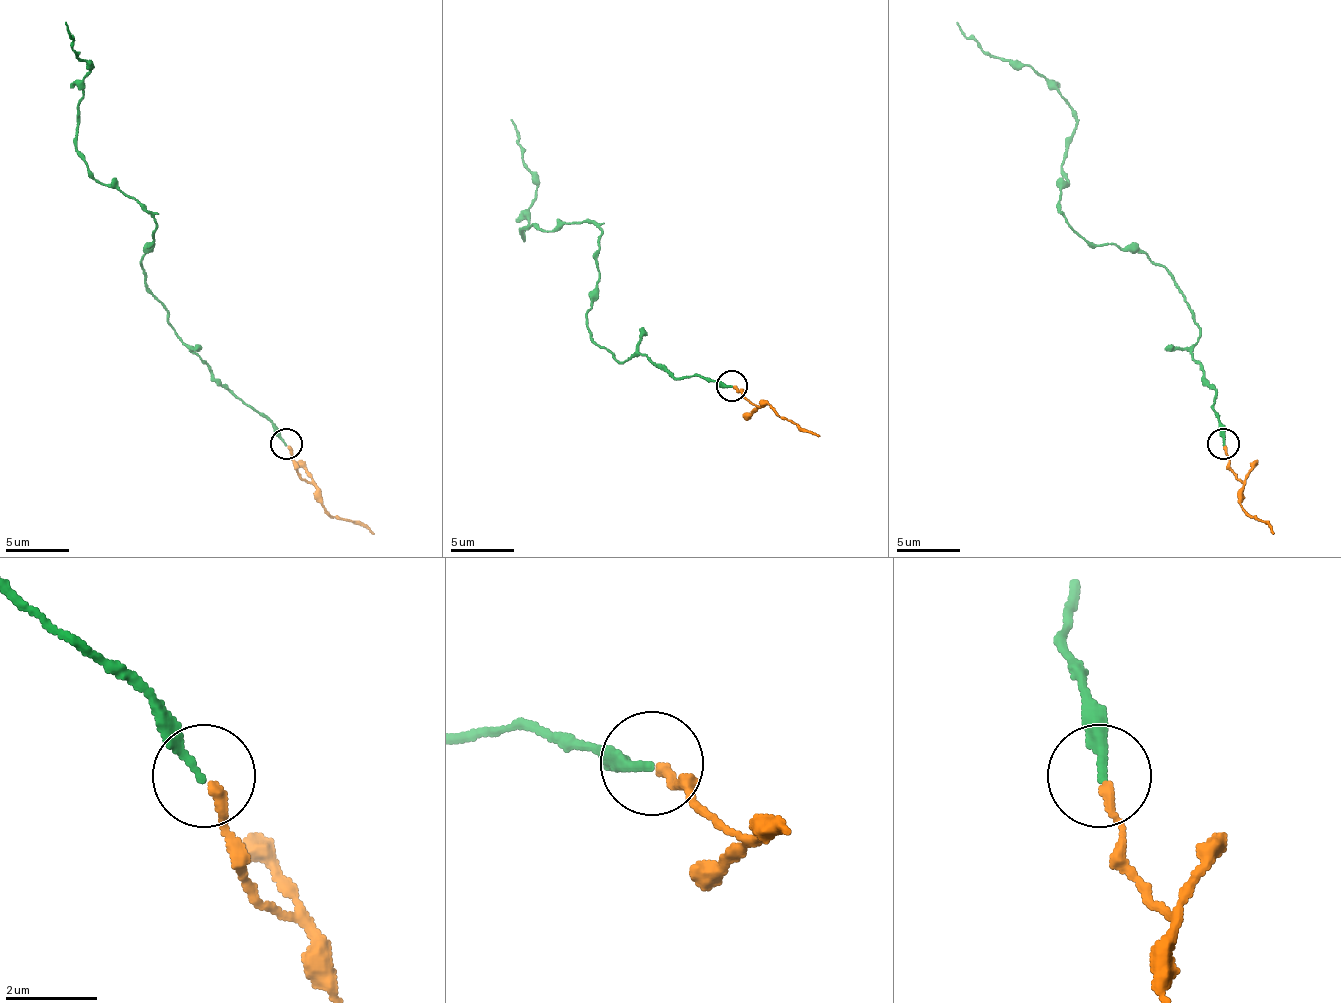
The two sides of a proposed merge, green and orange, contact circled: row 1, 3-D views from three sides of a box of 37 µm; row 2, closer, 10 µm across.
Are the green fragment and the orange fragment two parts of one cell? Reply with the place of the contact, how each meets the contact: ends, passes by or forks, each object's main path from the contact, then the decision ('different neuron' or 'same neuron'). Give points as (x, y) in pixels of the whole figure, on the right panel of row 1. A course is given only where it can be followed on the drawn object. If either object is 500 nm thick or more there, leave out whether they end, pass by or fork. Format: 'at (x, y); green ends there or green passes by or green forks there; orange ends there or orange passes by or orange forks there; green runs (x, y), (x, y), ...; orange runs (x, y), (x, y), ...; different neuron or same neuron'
at (1223, 444); green ends there; orange ends there; green runs (1224, 444), (1173, 278), (1142, 252), (1091, 246), (1066, 221), (1076, 114), (956, 22); orange runs (1224, 444), (1230, 470), (1243, 482), (1243, 508), (1274, 533); same neuron

